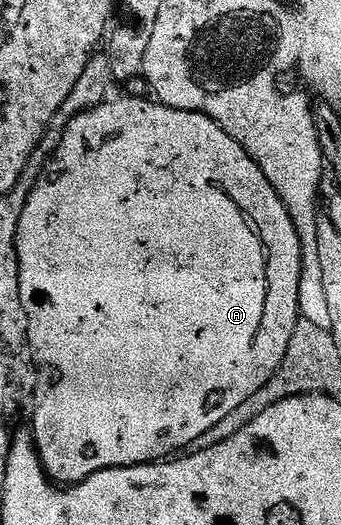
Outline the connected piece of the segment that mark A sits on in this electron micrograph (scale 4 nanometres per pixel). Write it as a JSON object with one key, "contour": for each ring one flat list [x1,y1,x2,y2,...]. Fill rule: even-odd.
{"contour":[[148,96,116,97,83,111,67,123,63,143,59,143,55,155,46,165,27,199,27,207,23,207,23,219,19,219,19,295,25,313,25,329,29,332,29,345,37,360,31,432,45,473,50,481,62,487,77,485,104,469,152,465,188,450,199,435,211,431,215,423,231,415,239,403,251,399,263,383,273,378,287,355,287,343,291,343,291,335,295,335,299,320,301,240,287,207,283,207,283,199,279,199,275,187,267,183,267,175,259,171,255,159,251,159,251,155,247,155,247,151,239,147,227,131,201,113,172,109],[229,189,244,193,244,199,255,208,265,209,265,241,257,234,256,227,249,222,248,215,241,210,240,203,232,197],[197,337,213,345,234,345,245,353,197,353]]}

